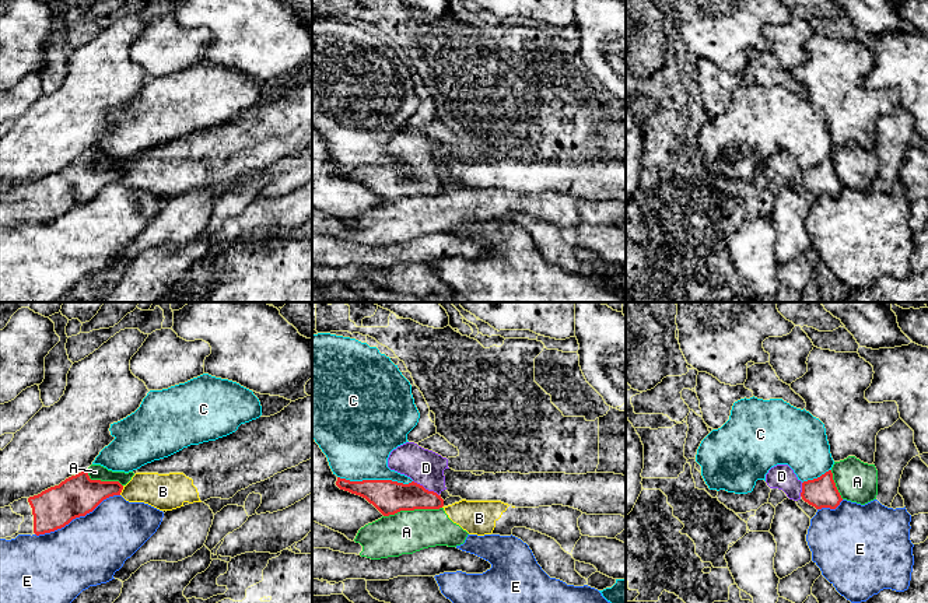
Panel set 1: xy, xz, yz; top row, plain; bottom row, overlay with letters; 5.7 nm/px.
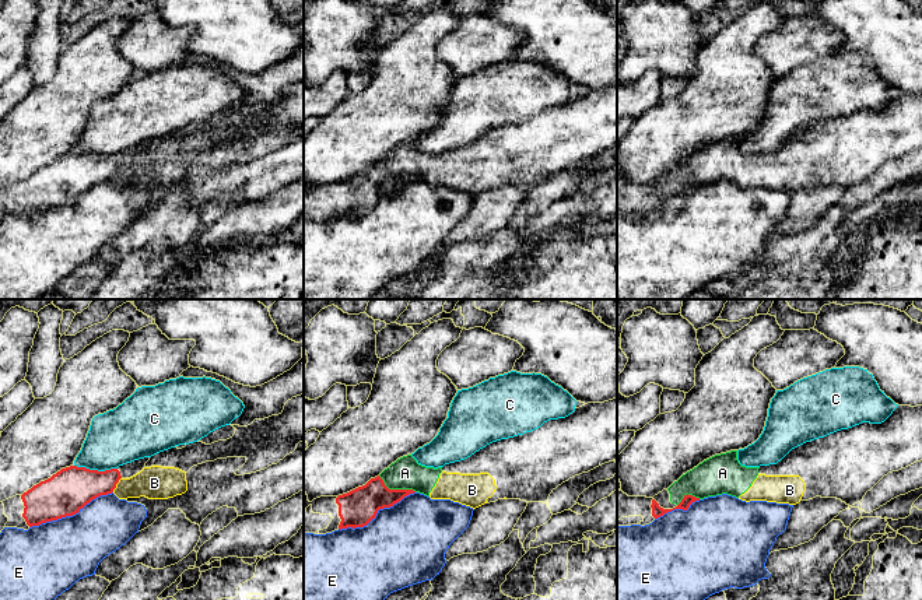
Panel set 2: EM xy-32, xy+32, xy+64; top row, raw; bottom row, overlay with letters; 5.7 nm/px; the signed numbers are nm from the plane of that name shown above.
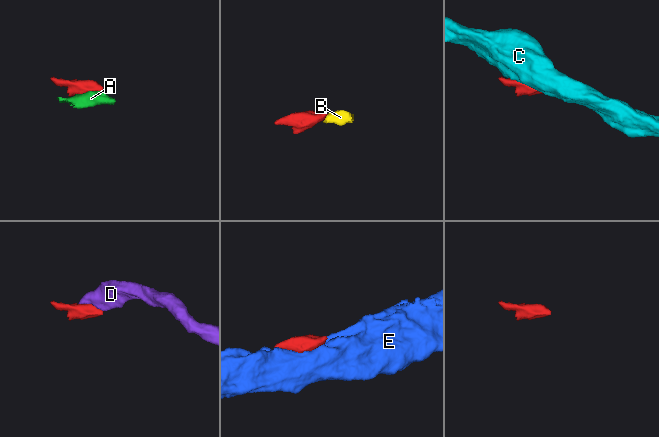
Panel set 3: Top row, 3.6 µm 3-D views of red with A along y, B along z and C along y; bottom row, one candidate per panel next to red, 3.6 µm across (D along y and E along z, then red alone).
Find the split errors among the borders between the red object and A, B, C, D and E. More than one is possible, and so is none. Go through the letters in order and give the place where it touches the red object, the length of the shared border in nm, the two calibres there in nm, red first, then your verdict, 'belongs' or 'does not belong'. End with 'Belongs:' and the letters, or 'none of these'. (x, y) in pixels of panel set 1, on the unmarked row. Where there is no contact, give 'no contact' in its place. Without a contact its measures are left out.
A: contact xz (412, 196); length 340 nm; calibres 190 and 260 nm; does not belong
B: contact xy (122, 175); length 60 nm; calibres 220 and 200 nm; does not belong
C: contact xz (375, 167); length 440 nm; calibres 190 and 400 nm; does not belong
D: contact xz (424, 175); length 180 nm; calibres 190 and 200 nm; belongs
E: contact xy (77, 203); length 550 nm; calibres 240 and 400 nm; does not belong
Belongs: D

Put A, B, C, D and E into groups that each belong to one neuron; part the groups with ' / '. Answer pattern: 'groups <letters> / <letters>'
groups A B / C / D / E

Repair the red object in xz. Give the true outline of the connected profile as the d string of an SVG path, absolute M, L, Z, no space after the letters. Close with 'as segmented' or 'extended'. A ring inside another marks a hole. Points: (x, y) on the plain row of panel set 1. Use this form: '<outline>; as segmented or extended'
M406 129L391 139L388 154L413 168L409 171L392 166L350 168L337 164L336 172L365 185L384 203L400 197L440 196L444 193L440 180L447 176L444 162L444 157L449 155L447 144L414 129Z; extended

